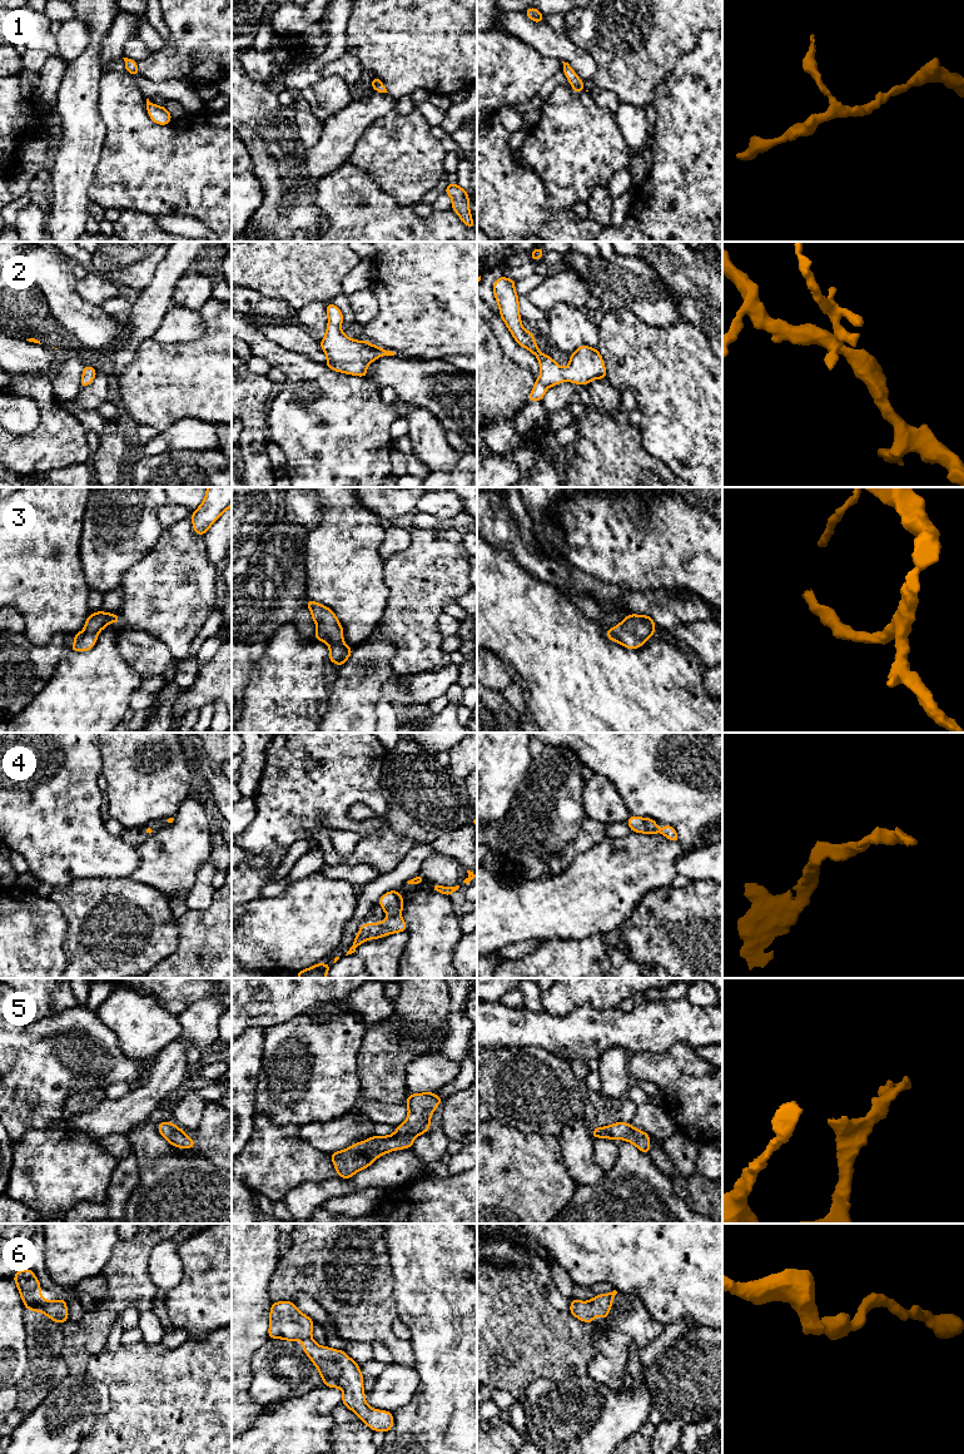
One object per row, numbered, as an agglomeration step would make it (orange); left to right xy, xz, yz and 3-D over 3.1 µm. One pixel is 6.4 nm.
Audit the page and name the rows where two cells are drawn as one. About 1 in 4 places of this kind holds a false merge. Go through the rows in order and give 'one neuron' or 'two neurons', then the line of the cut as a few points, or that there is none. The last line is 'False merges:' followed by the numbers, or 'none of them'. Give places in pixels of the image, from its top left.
1: one neuron; no cut
2: one neuron; no cut
3: one neuron; no cut
4: one neuron; no cut
5: one neuron; no cut
6: one neuron; no cut
False merges: none of them

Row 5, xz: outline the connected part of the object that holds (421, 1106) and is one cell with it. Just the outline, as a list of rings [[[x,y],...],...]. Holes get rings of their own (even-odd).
[[[434,1092],[411,1093],[406,1101],[408,1117],[396,1128],[394,1133],[373,1136],[329,1155],[338,1177],[351,1178],[372,1165],[379,1156],[412,1147],[414,1138],[431,1128],[431,1116],[443,1100]]]

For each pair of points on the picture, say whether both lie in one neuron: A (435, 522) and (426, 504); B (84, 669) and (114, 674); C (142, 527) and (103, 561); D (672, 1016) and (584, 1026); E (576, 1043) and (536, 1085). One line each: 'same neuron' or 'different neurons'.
A: different neurons
B: same neuron
C: same neuron
D: same neuron
E: different neurons

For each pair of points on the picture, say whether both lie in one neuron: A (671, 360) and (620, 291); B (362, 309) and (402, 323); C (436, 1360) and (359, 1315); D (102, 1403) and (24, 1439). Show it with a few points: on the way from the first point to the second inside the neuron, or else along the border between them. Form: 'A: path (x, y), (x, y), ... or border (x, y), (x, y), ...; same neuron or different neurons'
A: border (617, 308), (627, 308), (649, 324), (672, 326); different neurons
B: border (373, 288), (378, 313), (363, 326); different neurons
C: border (410, 1340), (413, 1348), (415, 1365); different neurons
D: path (83, 1404), (60, 1422), (43, 1427); same neuron

